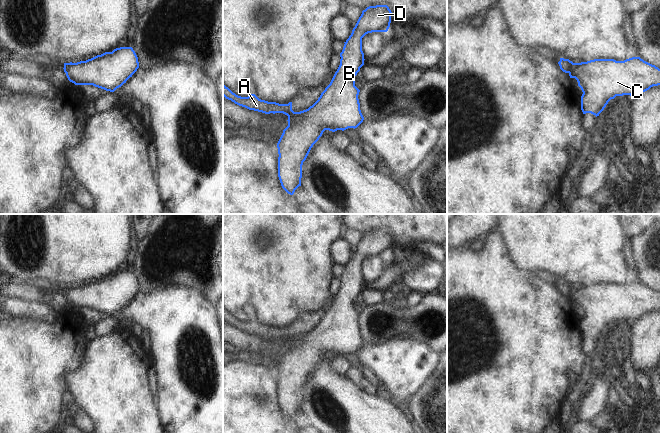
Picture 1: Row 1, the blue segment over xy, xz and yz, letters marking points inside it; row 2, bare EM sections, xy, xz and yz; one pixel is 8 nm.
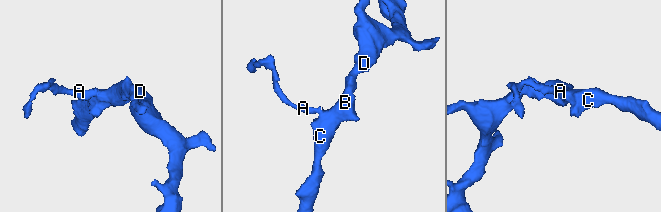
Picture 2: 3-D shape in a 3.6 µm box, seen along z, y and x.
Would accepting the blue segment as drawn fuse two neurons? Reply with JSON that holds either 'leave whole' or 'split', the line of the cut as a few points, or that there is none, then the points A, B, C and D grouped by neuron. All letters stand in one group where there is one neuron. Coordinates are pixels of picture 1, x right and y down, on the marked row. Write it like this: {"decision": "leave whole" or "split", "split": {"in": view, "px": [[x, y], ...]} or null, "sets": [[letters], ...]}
{"decision": "split", "split": {"in": "yz", "px": [[573, 63], [568, 72]]}, "sets": [["A"], ["B", "C", "D"]]}

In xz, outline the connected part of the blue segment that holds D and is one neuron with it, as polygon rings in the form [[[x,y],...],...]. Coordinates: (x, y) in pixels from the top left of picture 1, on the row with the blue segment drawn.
[[[387,5],[369,6],[362,11],[349,38],[344,42],[340,53],[340,65],[330,84],[321,93],[318,100],[308,109],[296,112],[288,117],[288,126],[277,143],[278,177],[282,188],[290,195],[301,186],[302,165],[311,148],[319,140],[325,130],[335,132],[348,128],[357,128],[364,120],[360,110],[358,95],[360,90],[355,86],[355,76],[364,65],[362,38],[372,32],[387,32],[391,23],[392,12]]]

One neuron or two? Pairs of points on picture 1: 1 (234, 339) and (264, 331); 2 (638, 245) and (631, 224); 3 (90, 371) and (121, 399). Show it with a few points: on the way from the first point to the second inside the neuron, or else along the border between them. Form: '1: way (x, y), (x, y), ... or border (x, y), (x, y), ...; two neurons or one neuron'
1: border (233, 325), (258, 336); two neurons
2: border (649, 227), (630, 239); two neurons
3: way (98, 379), (113, 391); one neuron

